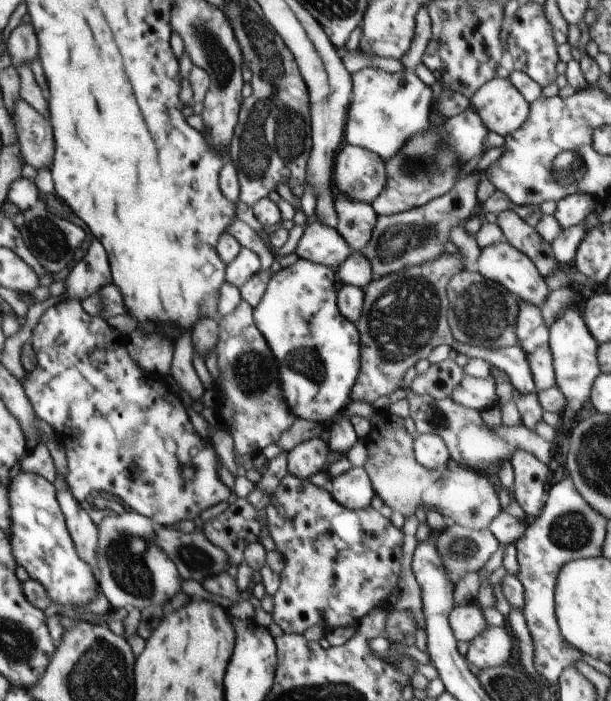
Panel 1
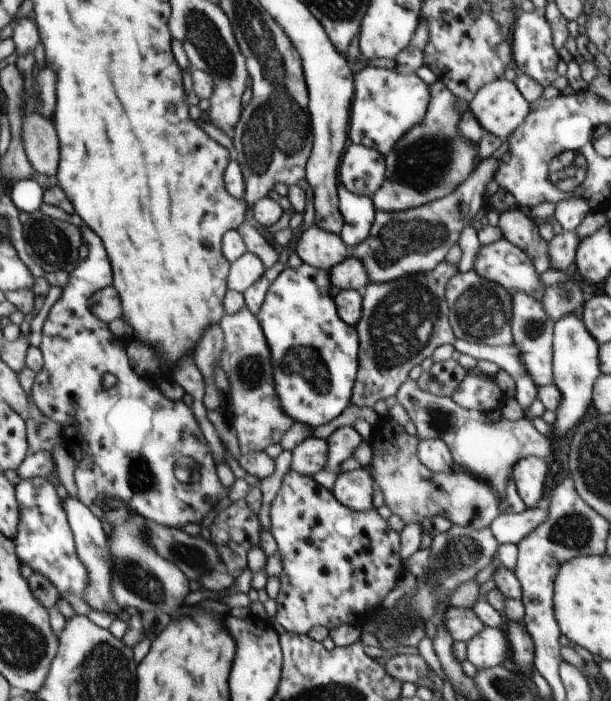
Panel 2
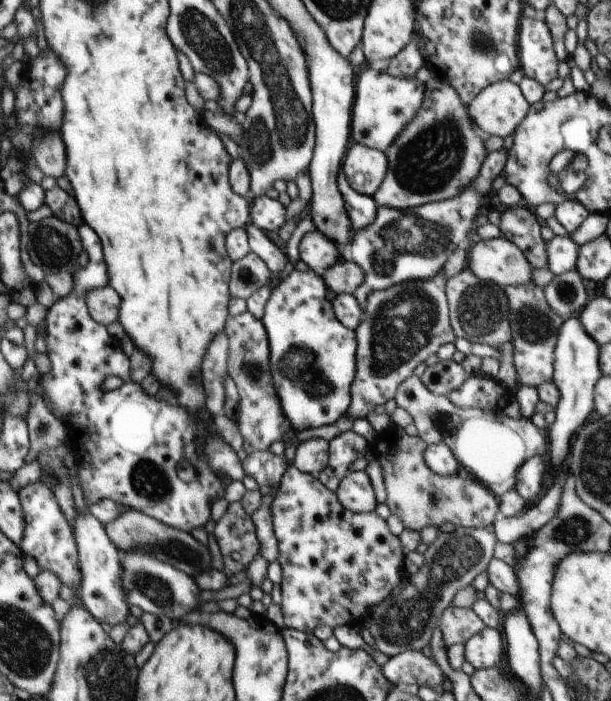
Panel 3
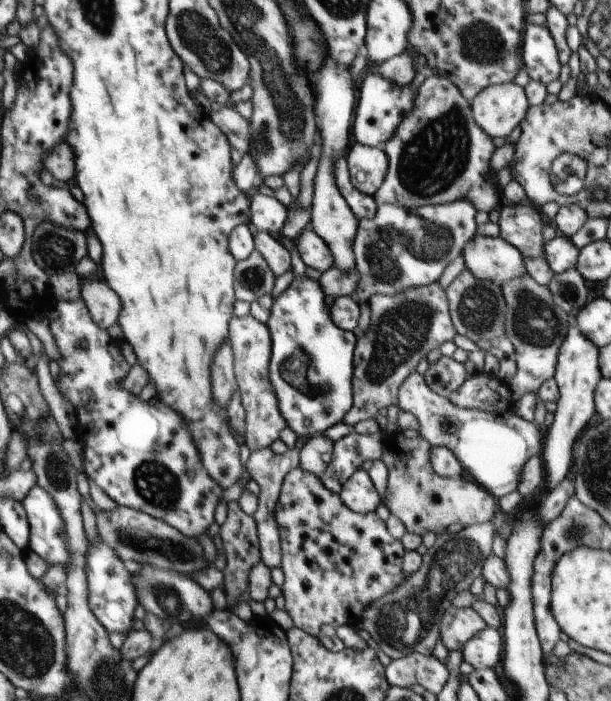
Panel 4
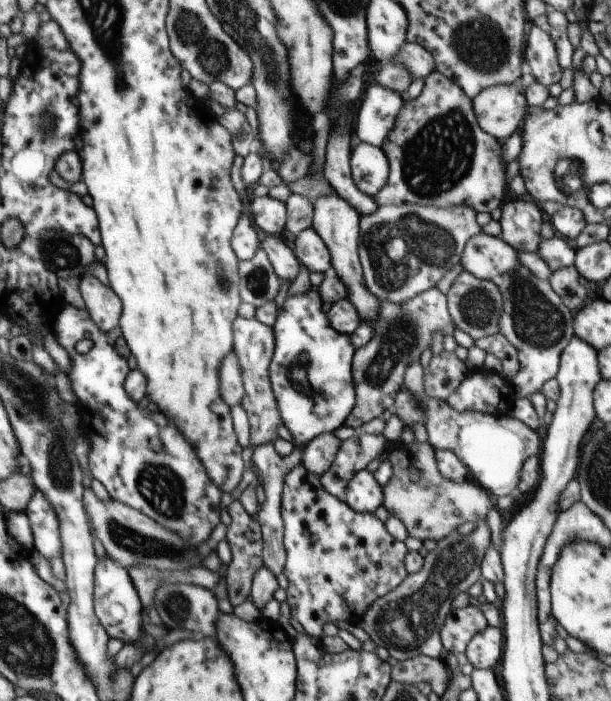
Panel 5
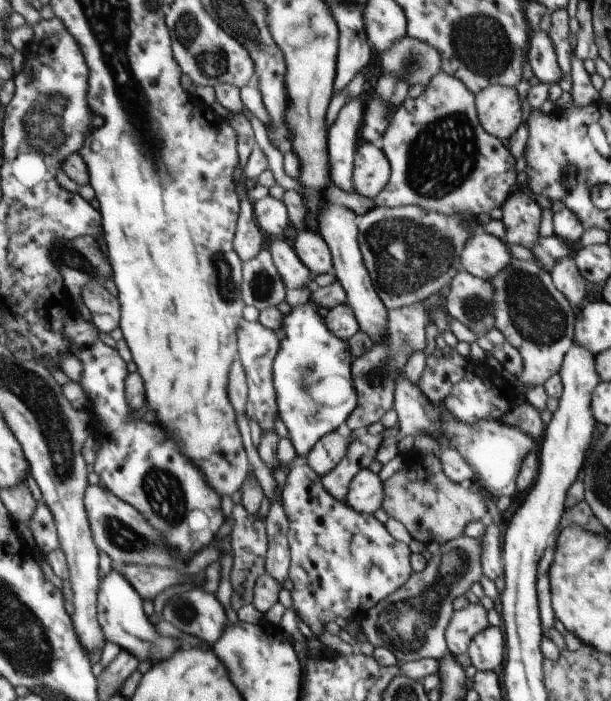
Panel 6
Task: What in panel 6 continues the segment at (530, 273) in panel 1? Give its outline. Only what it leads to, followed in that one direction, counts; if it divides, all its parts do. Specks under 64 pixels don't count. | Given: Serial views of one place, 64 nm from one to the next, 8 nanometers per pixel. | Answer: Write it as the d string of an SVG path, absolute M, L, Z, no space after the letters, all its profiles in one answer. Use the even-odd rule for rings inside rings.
M480 229L465 242L460 256L460 264L464 271L489 282L512 260L513 256L505 242Z

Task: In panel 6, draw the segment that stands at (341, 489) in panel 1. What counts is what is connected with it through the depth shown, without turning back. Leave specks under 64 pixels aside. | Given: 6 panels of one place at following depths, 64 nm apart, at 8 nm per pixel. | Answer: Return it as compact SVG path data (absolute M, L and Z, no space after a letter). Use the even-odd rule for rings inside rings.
M362 469L351 478L344 503L357 513L371 515L382 506L381 498L385 498L385 494L381 494L379 478L373 476L373 472Z

